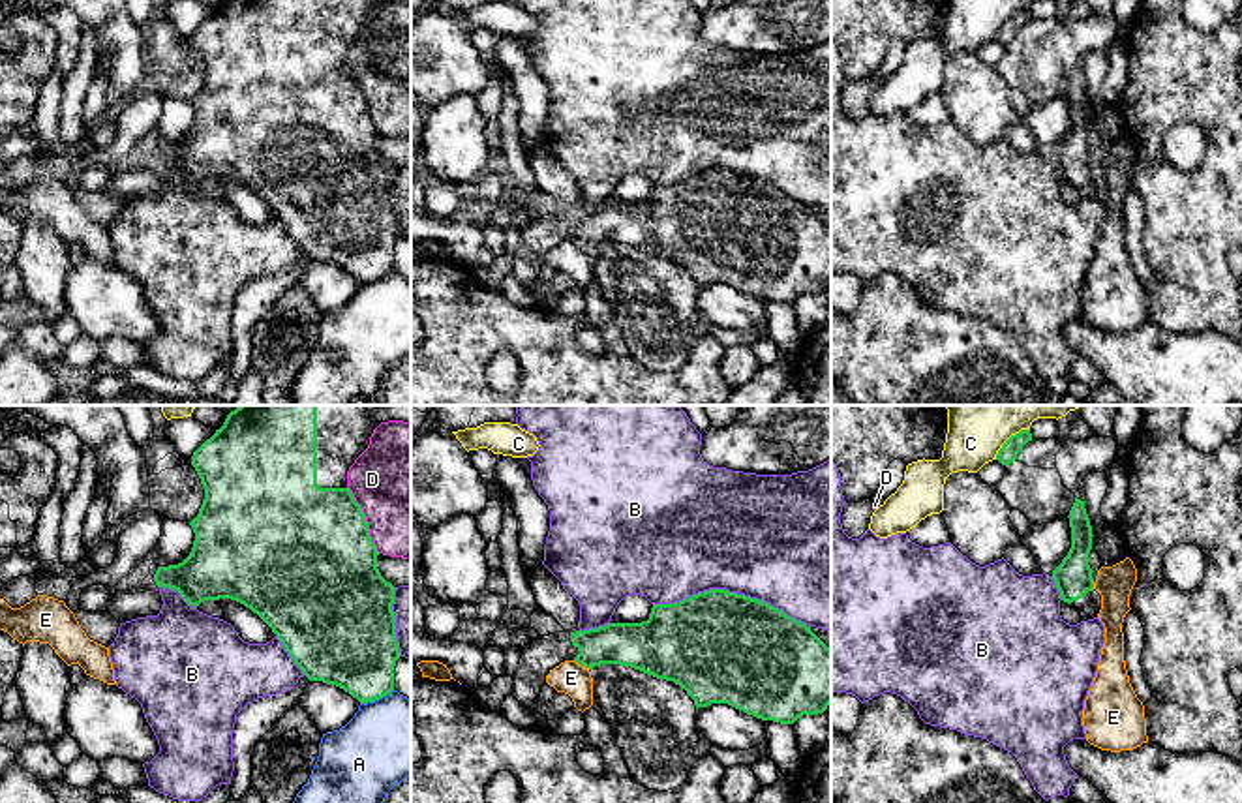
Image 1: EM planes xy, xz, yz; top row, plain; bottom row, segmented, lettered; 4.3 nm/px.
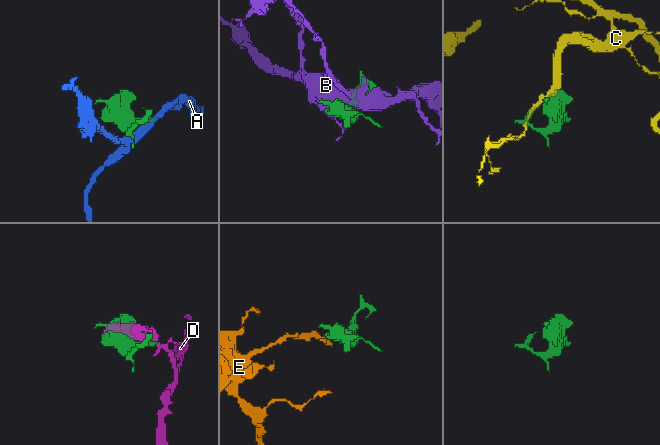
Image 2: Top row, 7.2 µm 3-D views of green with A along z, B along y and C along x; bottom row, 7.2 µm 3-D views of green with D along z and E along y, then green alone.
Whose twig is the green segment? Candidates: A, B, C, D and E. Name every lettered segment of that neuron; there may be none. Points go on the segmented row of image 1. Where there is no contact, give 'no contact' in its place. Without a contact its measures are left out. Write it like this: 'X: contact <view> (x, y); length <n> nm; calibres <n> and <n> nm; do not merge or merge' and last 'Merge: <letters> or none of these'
A: contact xy (376, 698); length 160 nm; calibres 380 and 360 nm; do not merge
B: contact xz (732, 593); length 700 nm; calibres 480 and 480 nm; do not merge
C: contact yz (1008, 439); length 200 nm; calibres 80 and 340 nm; do not merge
D: contact xy (364, 520); length 320 nm; calibres 500 and 480 nm; do not merge
E: contact xz (582, 665); length 80 nm; calibres 190 and 140 nm; do not merge
Merge: none of these

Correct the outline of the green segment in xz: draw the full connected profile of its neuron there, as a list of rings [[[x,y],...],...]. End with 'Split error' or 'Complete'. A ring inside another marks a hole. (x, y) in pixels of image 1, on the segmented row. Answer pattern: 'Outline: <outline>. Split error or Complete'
Outline: [[[709,589],[674,604],[653,604],[649,619],[642,623],[608,623],[540,636],[522,647],[510,694],[537,711],[546,675],[565,660],[576,660],[589,670],[600,664],[630,666],[674,681],[694,700],[696,709],[728,704],[780,724],[824,713],[831,704],[831,649],[810,627],[764,600],[724,589]]]. Split error

